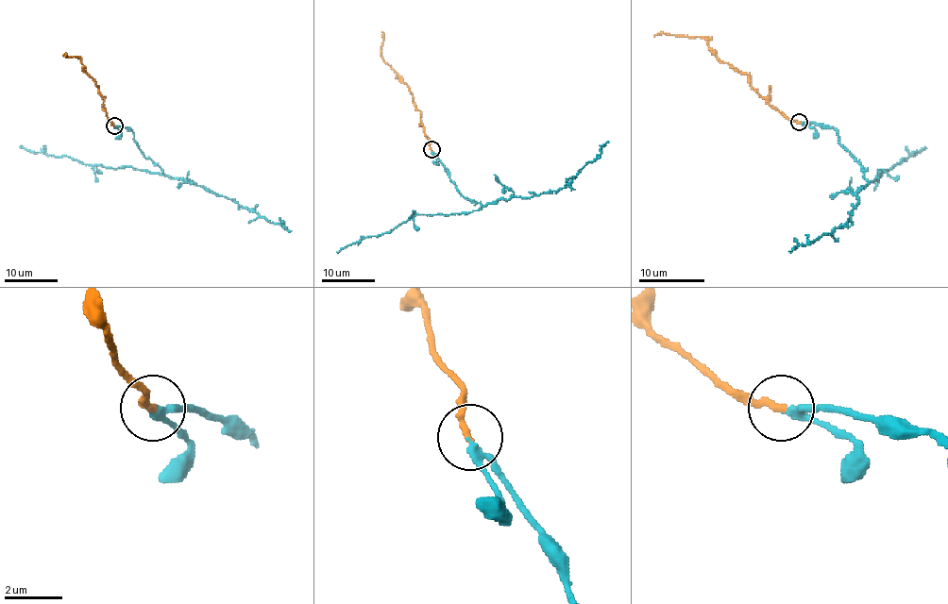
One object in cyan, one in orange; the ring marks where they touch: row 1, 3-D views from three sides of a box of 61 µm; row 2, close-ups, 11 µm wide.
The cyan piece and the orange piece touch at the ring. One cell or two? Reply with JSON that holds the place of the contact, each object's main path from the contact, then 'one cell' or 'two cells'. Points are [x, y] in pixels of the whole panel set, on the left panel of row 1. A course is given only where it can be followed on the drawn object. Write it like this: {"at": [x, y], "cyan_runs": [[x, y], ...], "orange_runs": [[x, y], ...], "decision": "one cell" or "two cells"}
{"at": [114, 125], "cyan_runs": [[113, 126], [126, 126], [131, 131], [141, 152], [165, 175], [188, 178], [233, 199], [259, 216], [291, 230]], "orange_runs": [[113, 125], [107, 117], [103, 97], [93, 77], [77, 58], [66, 54], [64, 56]], "decision": "one cell"}

